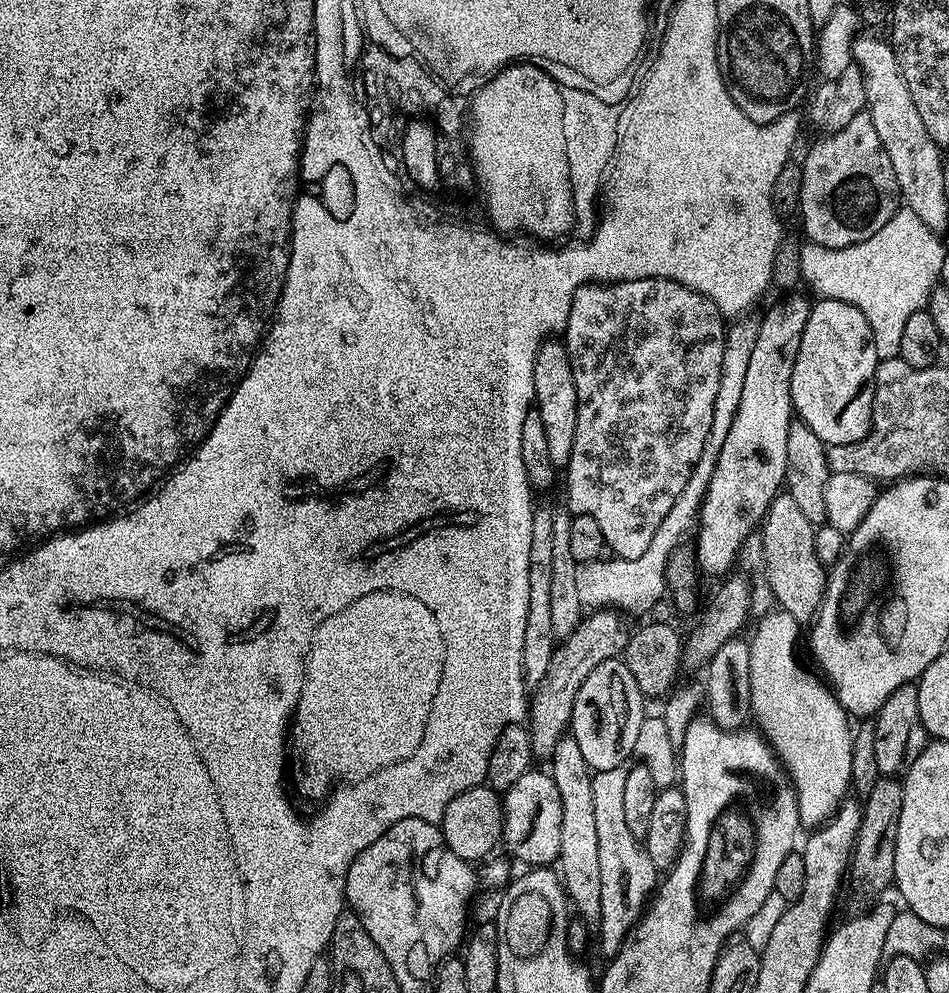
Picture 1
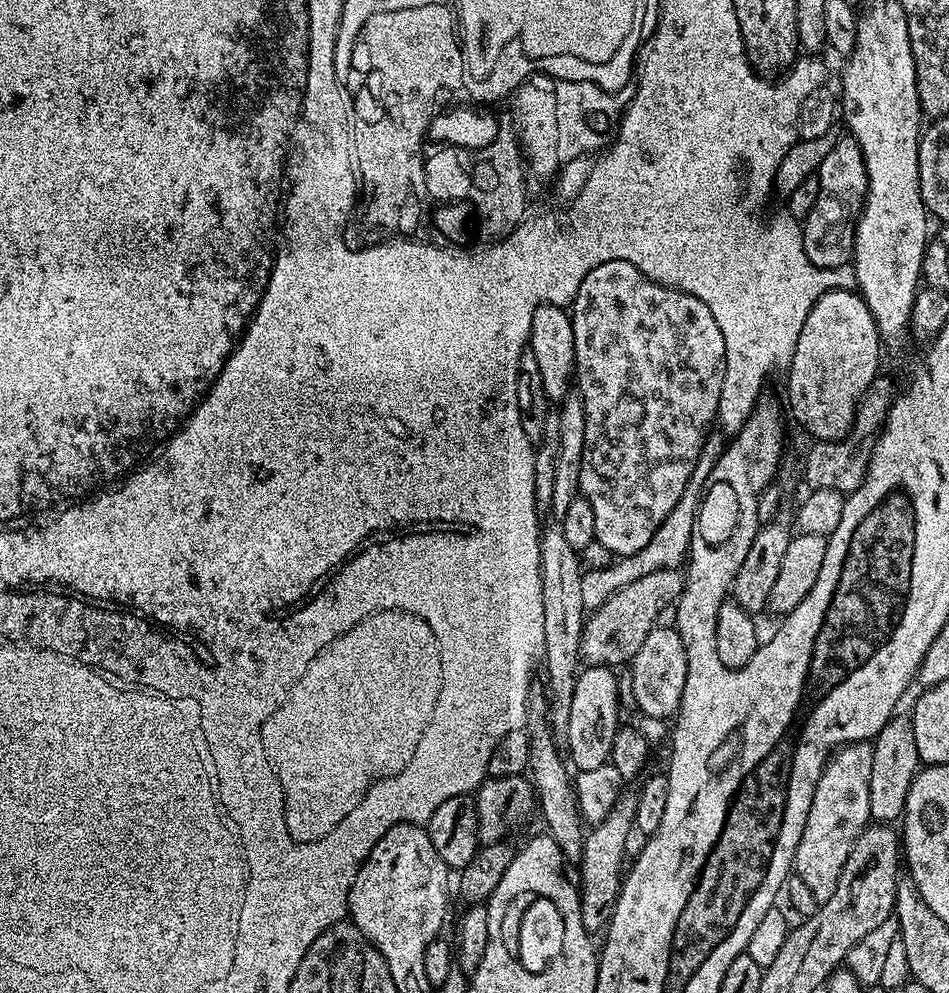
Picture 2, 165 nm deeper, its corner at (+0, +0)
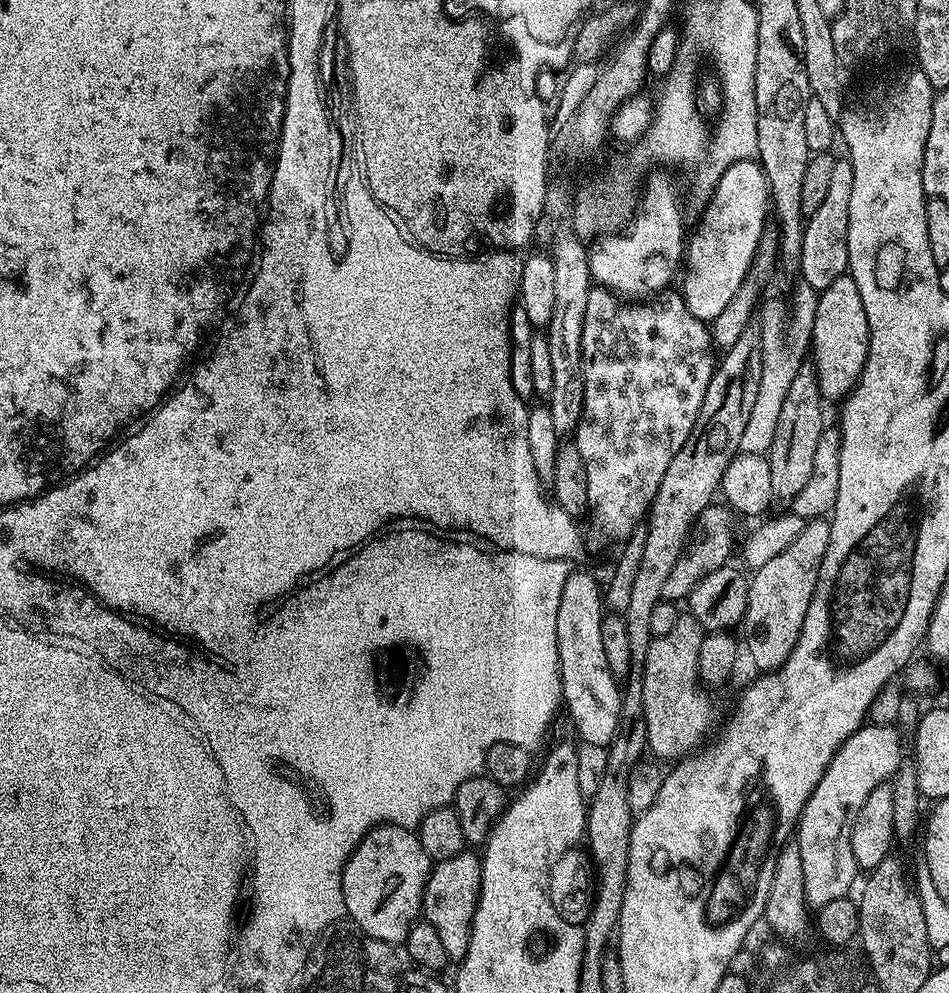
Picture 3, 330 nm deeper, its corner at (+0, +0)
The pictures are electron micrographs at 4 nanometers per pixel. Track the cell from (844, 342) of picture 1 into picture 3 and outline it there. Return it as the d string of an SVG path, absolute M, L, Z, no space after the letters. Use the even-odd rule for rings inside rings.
M851 274L840 276L831 286L826 286L824 292L817 295L814 326L812 327L810 363L816 370L818 390L825 401L837 400L840 402L851 393L852 387L856 385L866 366L869 338L870 326L866 322L866 310L862 306L862 294L858 294L858 286L854 286L854 278Z

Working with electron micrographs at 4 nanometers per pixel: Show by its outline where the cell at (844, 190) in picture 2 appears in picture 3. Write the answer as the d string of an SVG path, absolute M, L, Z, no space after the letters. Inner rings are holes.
M846 158L834 162L830 187L818 210L807 217L802 234L802 258L798 276L803 283L822 293L840 276L848 272L848 227L850 226L850 189L854 187L854 170Z

